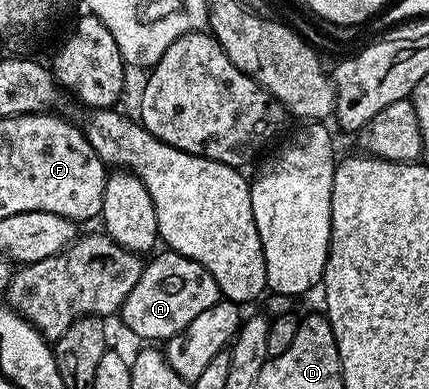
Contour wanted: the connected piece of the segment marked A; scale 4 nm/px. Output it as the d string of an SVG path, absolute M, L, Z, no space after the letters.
M163 250L160 256L152 255L144 263L141 278L137 278L137 286L129 290L129 298L125 298L121 309L123 324L143 342L166 342L172 340L197 314L209 310L221 299L217 282L213 282L213 274L205 270L197 262L185 258L170 250Z

